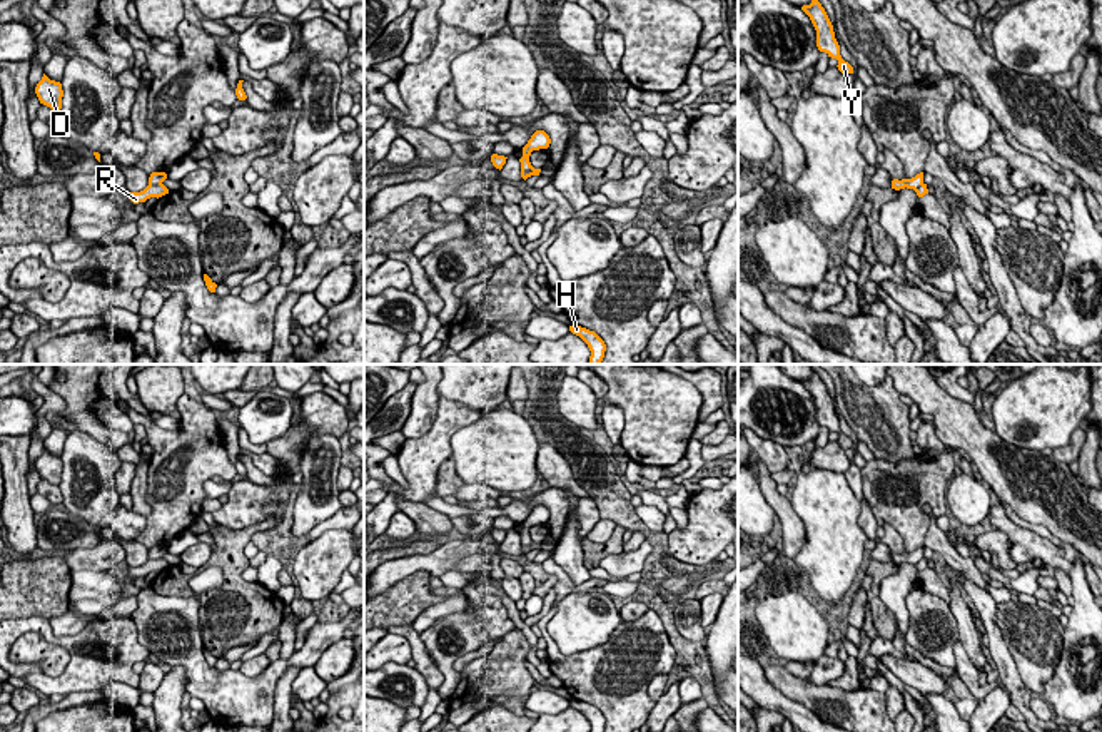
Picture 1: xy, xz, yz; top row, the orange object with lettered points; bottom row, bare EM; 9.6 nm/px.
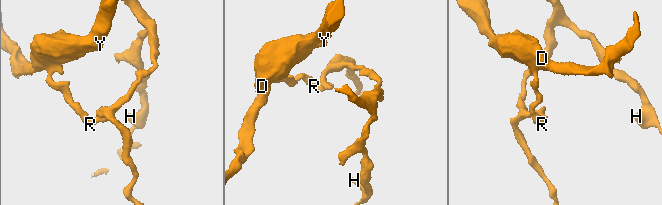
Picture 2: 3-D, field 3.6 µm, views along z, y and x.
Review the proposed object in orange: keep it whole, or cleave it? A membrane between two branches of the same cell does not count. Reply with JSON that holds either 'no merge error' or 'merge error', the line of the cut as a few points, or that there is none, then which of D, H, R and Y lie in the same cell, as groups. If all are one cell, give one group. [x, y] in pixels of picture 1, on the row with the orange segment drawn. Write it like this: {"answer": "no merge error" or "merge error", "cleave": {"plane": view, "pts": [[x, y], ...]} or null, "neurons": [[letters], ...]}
{"answer": "merge error", "cleave": {"plane": "xy", "pts": [[161, 182], [149, 186]]}, "neurons": [["D", "R", "Y"], ["H"]]}

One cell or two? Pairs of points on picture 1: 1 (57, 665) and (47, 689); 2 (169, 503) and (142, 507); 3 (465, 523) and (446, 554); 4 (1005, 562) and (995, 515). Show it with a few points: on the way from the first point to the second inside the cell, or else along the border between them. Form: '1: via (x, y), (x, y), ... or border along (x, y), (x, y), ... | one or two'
1: border along (70, 654), (57, 676), (17, 660) | two
2: border along (149, 465), (147, 517) | two
3: border along (465, 537), (478, 538) | two
4: border along (995, 528), (1007, 535), (1009, 555), (1017, 564) | two

